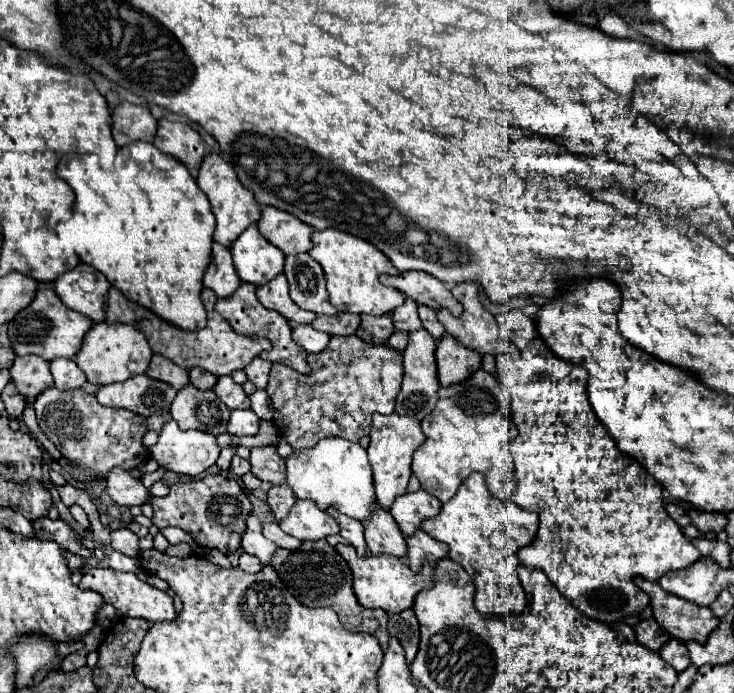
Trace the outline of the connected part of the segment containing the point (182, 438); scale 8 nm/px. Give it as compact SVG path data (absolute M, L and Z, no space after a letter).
M170 420L158 438L158 444L150 448L150 458L160 466L184 476L198 476L216 464L220 446L216 436L200 430L180 430L174 420Z

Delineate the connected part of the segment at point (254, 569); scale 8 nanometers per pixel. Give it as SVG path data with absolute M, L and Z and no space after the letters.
M243 553L239 558L239 567L245 572L256 574L263 568L263 565L256 557Z

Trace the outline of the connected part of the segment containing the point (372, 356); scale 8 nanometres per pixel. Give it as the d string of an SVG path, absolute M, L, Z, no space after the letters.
M332 336L324 352L308 354L308 376L298 376L284 364L274 364L268 396L274 406L274 426L294 448L314 448L318 440L336 436L350 442L370 434L372 414L392 414L402 384L402 354L382 346L370 346L358 336Z

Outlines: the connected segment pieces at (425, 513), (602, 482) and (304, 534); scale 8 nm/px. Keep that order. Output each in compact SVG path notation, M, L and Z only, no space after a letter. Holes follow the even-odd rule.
M418 490L412 494L398 496L389 512L396 520L398 528L402 530L402 534L412 536L412 532L416 532L416 528L420 528L420 524L426 518L434 518L440 512L440 508L442 504L434 496L430 496L424 490Z
M510 310L506 314L506 322L500 326L500 332L504 338L510 338L520 350L520 360L510 360L508 355L496 356L497 378L500 386L512 398L510 416L512 420L516 418L518 426L518 436L510 444L516 480L516 488L510 500L520 508L532 510L540 516L540 530L536 534L536 540L524 546L518 552L518 558L524 566L540 568L548 576L548 580L552 580L552 584L562 592L562 596L566 596L582 614L592 620L612 624L624 620L626 616L638 614L644 606L650 604L650 600L648 594L634 584L634 576L658 580L670 570L688 568L688 564L694 564L700 558L700 552L682 534L682 528L668 516L662 504L662 486L654 478L650 478L636 462L622 456L612 436L592 412L586 392L588 372L572 370L572 366L566 366L558 356L554 356L538 334L534 320L520 310ZM622 480L632 486L636 496L632 494L616 498L614 488Z
M298 500L288 518L280 522L280 528L298 540L320 540L340 532L338 524L312 500Z

